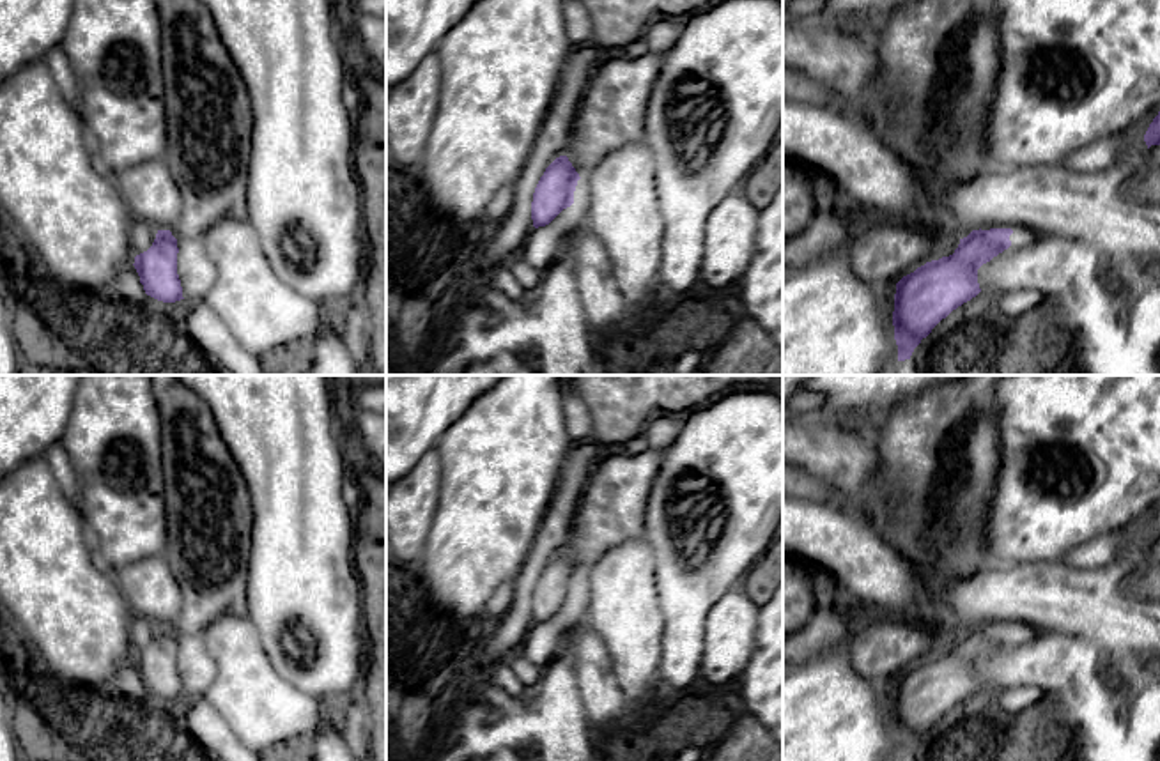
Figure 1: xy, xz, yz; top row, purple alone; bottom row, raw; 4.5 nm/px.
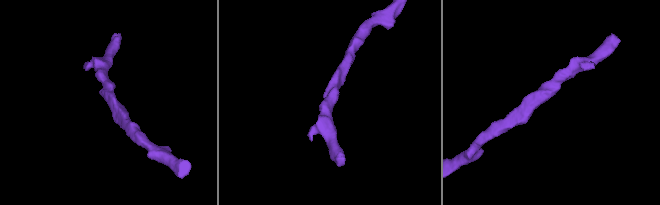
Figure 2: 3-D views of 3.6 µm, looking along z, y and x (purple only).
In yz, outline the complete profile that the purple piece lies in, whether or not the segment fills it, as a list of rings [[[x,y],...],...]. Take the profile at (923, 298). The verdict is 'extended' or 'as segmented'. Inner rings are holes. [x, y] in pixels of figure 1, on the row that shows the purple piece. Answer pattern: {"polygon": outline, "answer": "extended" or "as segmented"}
{"polygon": [[[1011,228],[972,230],[953,255],[926,262],[896,283],[898,361],[910,359],[942,319],[981,292],[978,269],[1011,246],[1011,234]]], "answer": "as segmented"}

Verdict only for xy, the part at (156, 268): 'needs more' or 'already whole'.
already whole

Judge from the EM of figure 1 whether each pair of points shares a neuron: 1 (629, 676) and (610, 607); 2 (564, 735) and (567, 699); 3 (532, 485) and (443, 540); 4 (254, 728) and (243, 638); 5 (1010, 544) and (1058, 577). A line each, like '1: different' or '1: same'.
1: same
2: same
3: same
4: same
5: different

